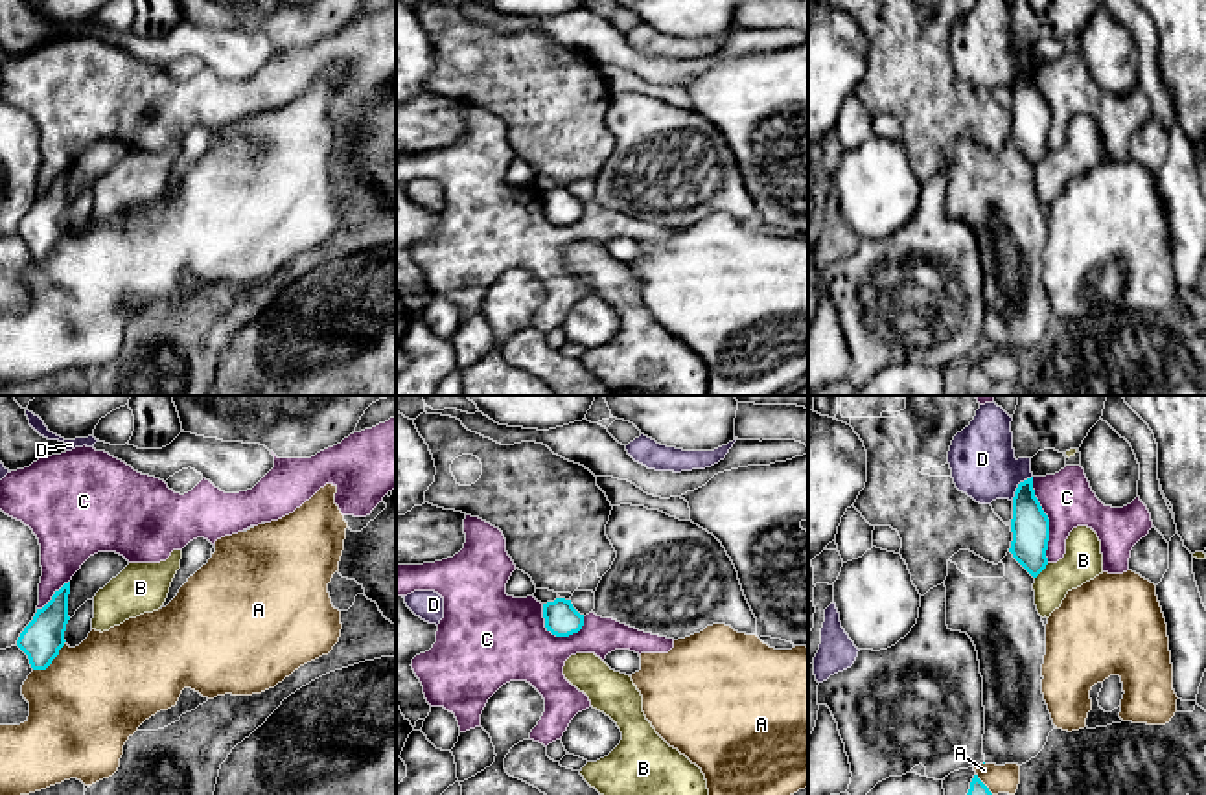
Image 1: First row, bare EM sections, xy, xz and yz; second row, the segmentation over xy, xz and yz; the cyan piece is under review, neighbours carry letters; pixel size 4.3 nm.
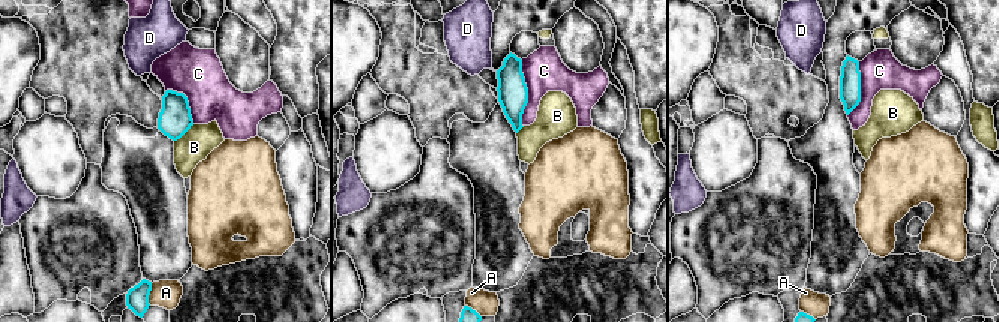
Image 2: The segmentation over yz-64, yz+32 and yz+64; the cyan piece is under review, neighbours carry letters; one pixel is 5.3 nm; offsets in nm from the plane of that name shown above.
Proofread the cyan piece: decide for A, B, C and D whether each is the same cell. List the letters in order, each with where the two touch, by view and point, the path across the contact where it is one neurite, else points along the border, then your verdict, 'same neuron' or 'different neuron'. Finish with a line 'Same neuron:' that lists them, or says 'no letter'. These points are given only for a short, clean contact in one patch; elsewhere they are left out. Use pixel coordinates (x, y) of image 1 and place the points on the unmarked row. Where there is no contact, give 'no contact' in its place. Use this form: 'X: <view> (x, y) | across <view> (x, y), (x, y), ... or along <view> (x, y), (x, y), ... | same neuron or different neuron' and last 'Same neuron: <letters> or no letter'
A: xy (52, 247) | different neuron
B: yz (1043, 157) | different neuron
C: yz (1048, 107) | different neuron
D: yz (1019, 74) | different neuron
Same neuron: no letter

